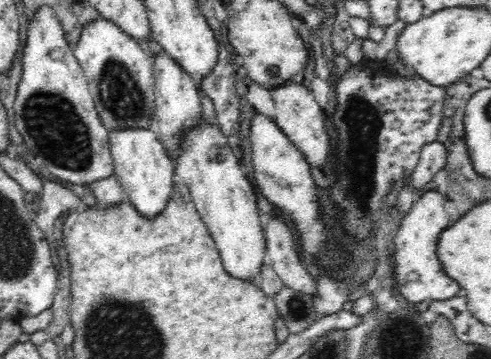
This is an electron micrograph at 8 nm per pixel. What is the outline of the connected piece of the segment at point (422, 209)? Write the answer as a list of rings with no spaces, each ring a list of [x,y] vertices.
[[[437,188],[423,190],[419,200],[413,203],[408,214],[401,220],[401,225],[394,237],[396,243],[396,279],[400,294],[408,302],[416,303],[429,300],[448,300],[458,294],[460,284],[450,278],[440,255],[442,234],[454,224],[450,214],[452,198],[442,194]]]

